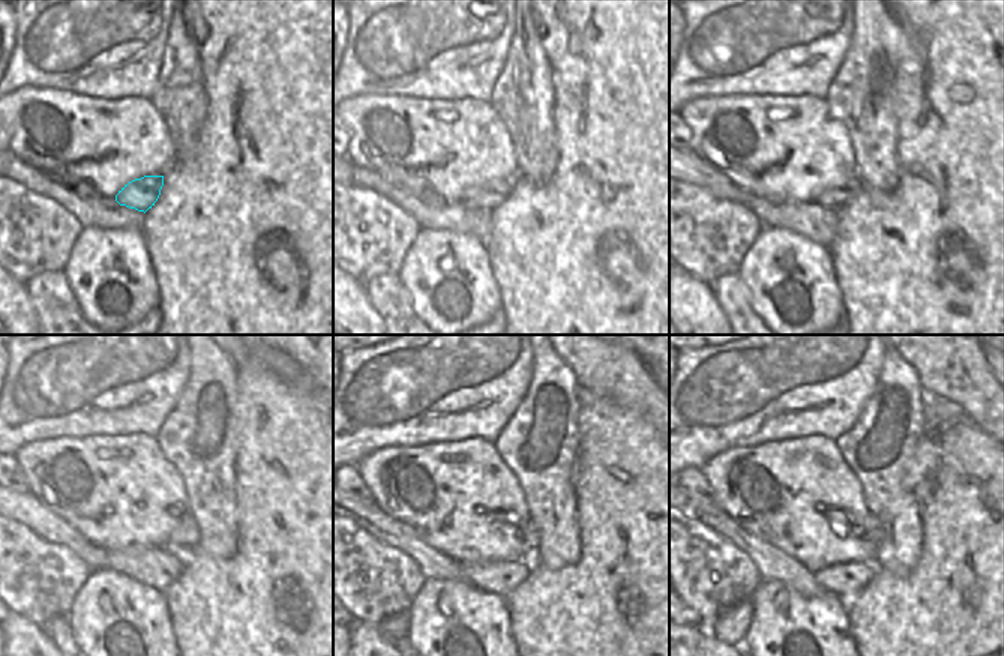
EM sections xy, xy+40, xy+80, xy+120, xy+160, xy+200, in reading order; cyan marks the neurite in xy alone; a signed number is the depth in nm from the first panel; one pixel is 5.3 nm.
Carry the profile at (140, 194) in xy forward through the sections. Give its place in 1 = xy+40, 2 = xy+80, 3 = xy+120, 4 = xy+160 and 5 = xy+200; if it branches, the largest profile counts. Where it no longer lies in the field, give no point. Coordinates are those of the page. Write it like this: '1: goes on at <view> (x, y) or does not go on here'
1: goes on at xy+40 (488, 195)
2: goes on at xy+80 (835, 197)
3: goes on at xy+120 (186, 536)
4: goes on at xy+160 (529, 533)
5: goes on at xy+200 (872, 530)

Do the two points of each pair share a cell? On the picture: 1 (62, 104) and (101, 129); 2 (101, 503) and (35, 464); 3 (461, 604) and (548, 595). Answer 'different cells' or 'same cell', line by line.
1: same cell
2: same cell
3: different cells

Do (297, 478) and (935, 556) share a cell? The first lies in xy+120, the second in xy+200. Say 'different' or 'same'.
same

